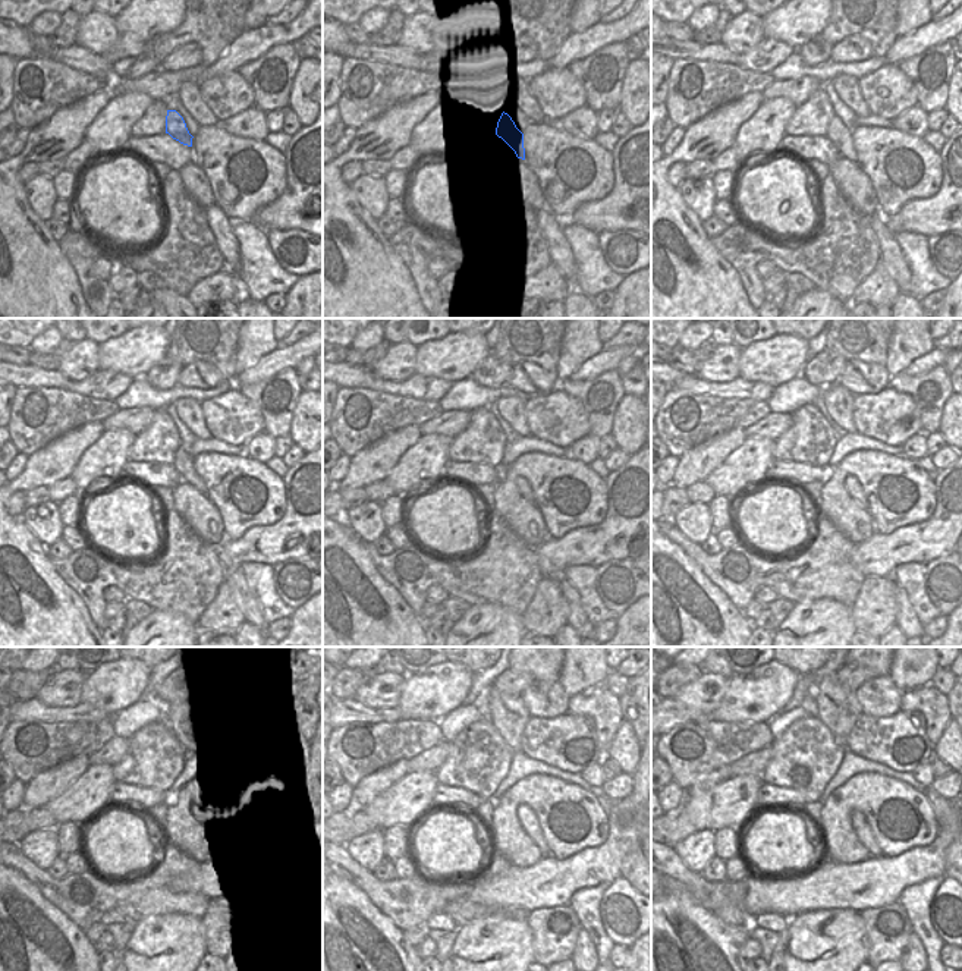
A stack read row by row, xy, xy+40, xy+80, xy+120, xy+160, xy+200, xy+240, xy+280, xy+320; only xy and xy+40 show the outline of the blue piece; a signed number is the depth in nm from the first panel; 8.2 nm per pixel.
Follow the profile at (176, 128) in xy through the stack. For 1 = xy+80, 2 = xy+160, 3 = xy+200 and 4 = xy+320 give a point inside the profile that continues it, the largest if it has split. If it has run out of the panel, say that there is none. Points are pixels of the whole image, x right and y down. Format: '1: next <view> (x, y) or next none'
1: next xy+80 (841, 135)
2: next xy+160 (524, 487)
3: next xy+200 (854, 487)
4: next xy+320 (860, 825)

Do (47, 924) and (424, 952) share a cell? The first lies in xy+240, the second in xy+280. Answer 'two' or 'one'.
two

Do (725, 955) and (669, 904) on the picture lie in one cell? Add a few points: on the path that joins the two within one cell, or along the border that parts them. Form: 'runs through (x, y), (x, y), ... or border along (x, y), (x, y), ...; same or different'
runs through (710, 946), (682, 918); same

